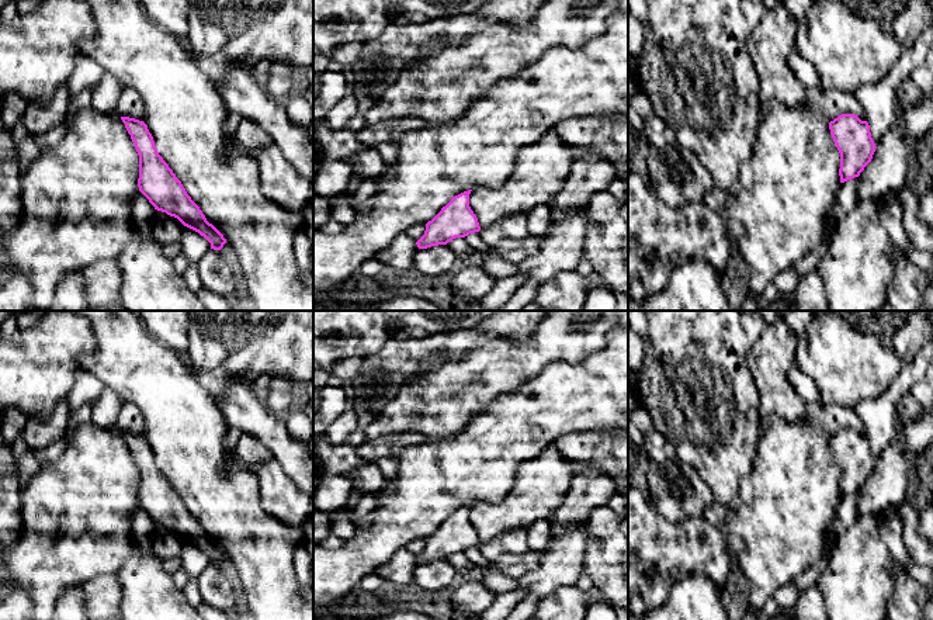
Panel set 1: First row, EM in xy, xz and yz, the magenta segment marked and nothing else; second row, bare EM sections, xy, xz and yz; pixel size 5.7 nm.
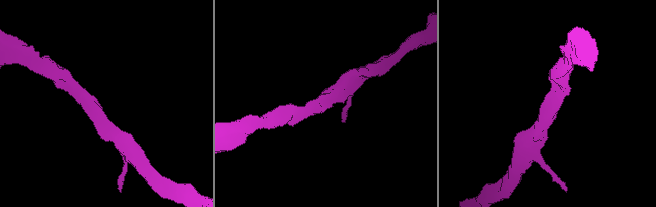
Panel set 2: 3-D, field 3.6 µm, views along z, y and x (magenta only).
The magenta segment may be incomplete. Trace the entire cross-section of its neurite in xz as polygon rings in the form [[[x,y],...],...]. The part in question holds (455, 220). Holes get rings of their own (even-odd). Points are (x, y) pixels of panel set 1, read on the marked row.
[[[471,191],[452,197],[431,221],[426,225],[416,224],[405,233],[416,242],[419,249],[427,249],[479,232],[478,218],[469,207]]]

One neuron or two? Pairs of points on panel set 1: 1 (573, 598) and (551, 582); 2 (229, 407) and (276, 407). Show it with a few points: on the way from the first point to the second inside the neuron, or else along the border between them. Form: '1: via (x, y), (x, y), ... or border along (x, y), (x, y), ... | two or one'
1: border along (573, 584), (559, 586), (541, 601) | two
2: border along (263, 395), (264, 404), (273, 412), (283, 415) | two

